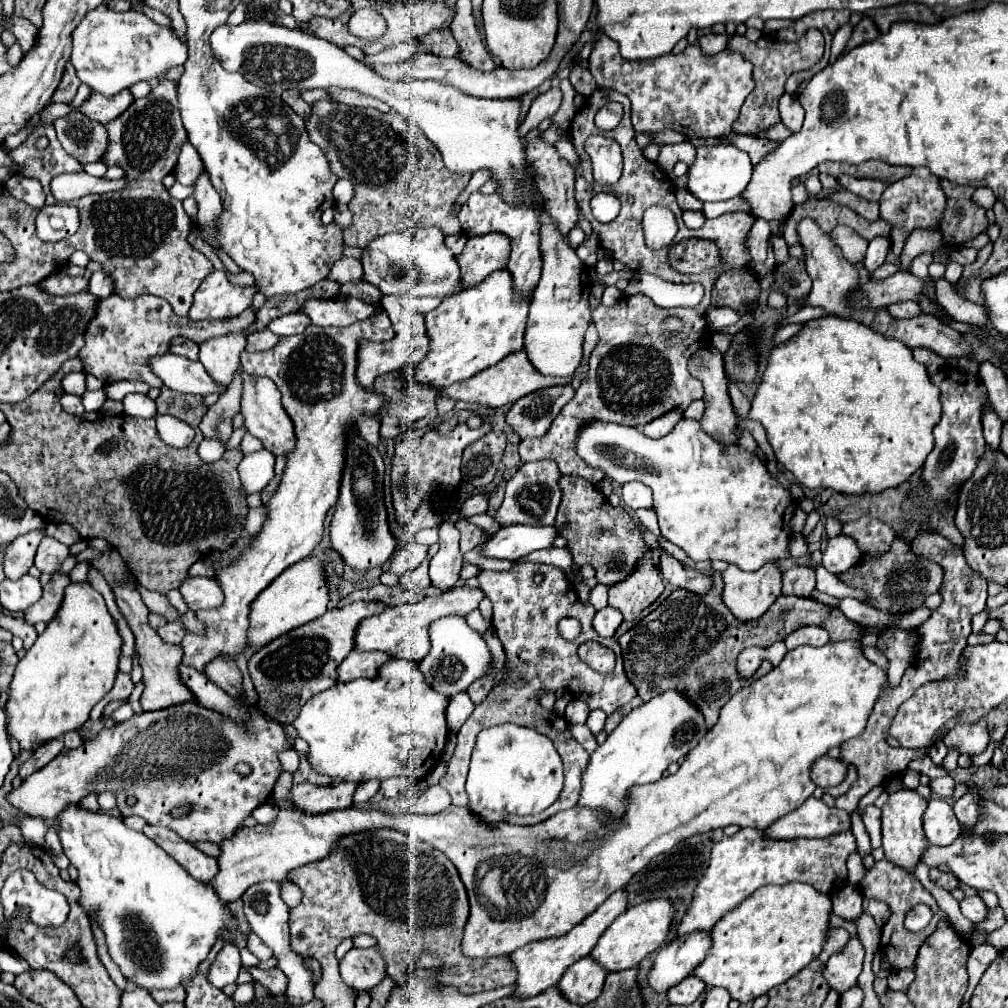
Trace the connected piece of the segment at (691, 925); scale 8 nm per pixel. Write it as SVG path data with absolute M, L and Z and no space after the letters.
M740 829L732 837L722 837L712 847L710 863L700 879L694 899L690 903L690 909L682 923L678 925L678 935L690 933L690 931L704 931L712 929L724 913L730 913L750 897L756 889L772 883L772 885L786 885L792 881L808 883L816 887L818 891L830 893L840 883L846 881L848 869L846 859L856 851L856 837L854 833L840 833L836 837L826 839L770 839L766 831L760 829Z

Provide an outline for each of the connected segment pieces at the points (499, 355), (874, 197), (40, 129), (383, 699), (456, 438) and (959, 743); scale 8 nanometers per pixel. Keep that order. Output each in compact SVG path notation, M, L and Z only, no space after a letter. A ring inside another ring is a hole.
M508 269L490 273L480 285L446 299L438 309L426 313L426 331L432 339L430 353L418 365L404 367L404 377L434 387L446 387L496 365L506 355L522 349L526 315L528 301L512 297L512 277L508 277Z
M840 175L838 181L848 191L852 191L854 195L864 197L868 201L878 201L880 195L882 195L882 191L888 187L888 183L880 181L880 179L856 179L856 177L850 177L850 175Z
M52 123L38 125L28 135L28 139L22 145L10 149L8 155L14 163L18 163L22 167L20 169L22 175L34 177L34 179L40 181L46 194L46 205L56 204L56 200L50 192L52 177L56 177L60 173L80 173L80 171L84 171L82 165L76 159L72 159L68 153L64 153L64 149L60 147ZM40 135L46 135L48 141L50 141L44 151L38 151L34 147L36 137L40 137Z
M390 659L374 679L338 683L310 697L292 725L310 745L310 765L320 775L358 783L388 777L422 779L442 759L448 737L448 703L448 697L442 697L424 681L418 663Z
M458 423L456 429L448 437L440 437L434 431L428 431L428 435L420 437L420 445L412 445L410 449L396 449L396 455L392 461L392 497L394 497L396 517L402 525L412 519L426 491L446 487L450 493L454 493L458 489L458 483L462 479L460 477L462 451L472 441L486 435L488 431L490 431L488 423L484 423L482 429L470 429L466 423Z
M982 717L980 721L974 721L974 725L966 727L960 733L962 725L964 723L960 723L958 727L954 727L944 737L944 745L948 749L958 749L960 753L966 753L966 755L978 755L978 753L982 753L988 747L988 743L990 743L990 733L988 733L988 721L986 721L986 717Z

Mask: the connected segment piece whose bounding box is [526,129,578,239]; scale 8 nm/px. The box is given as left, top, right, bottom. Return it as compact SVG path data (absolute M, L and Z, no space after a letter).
M532 129L526 137L528 141L528 149L526 149L526 157L530 161L530 167L534 173L538 173L536 177L536 185L540 189L540 193L548 199L546 203L546 213L554 219L556 223L556 229L560 231L560 235L564 239L568 239L568 233L574 229L576 221L578 221L578 205L576 205L576 197L574 197L574 171L572 167L568 165L566 159L562 159L558 155L558 151L554 149L554 145L548 145L544 143L540 137L540 131L538 129Z

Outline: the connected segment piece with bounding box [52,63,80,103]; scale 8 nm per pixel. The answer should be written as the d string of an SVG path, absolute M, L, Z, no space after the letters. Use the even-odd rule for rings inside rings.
M66 63L66 69L64 69L64 75L62 75L62 81L60 81L58 89L56 89L54 95L52 95L52 101L54 101L54 103L56 103L56 101L70 103L70 101L74 99L74 95L76 95L78 85L80 85L80 81L78 81L78 77L76 77L74 67L72 67L70 63Z

